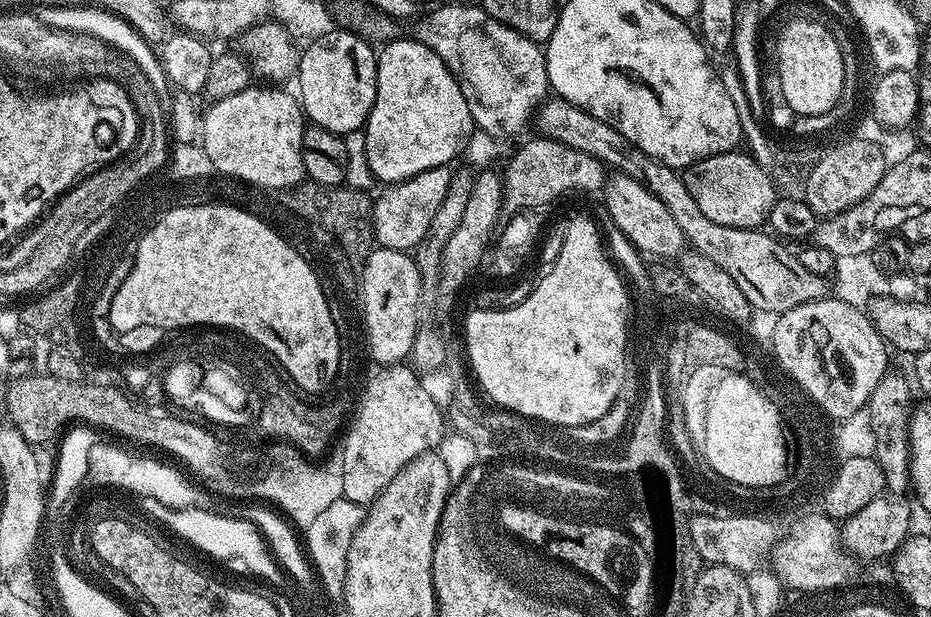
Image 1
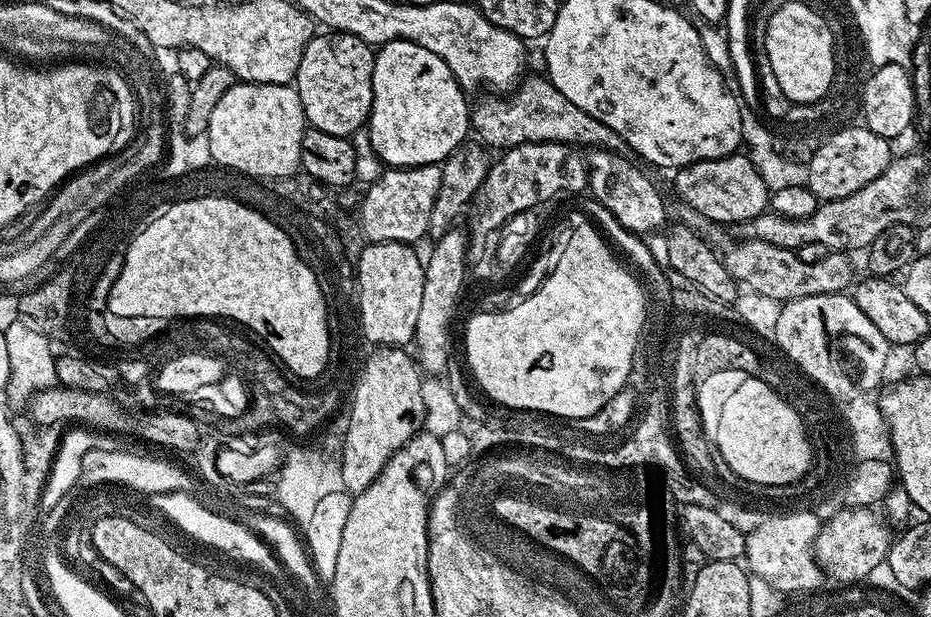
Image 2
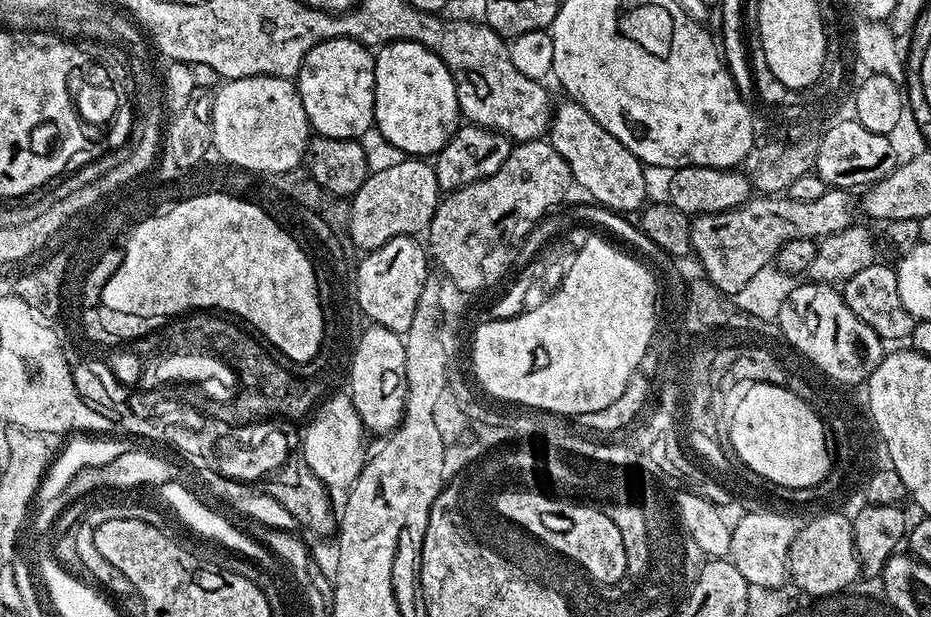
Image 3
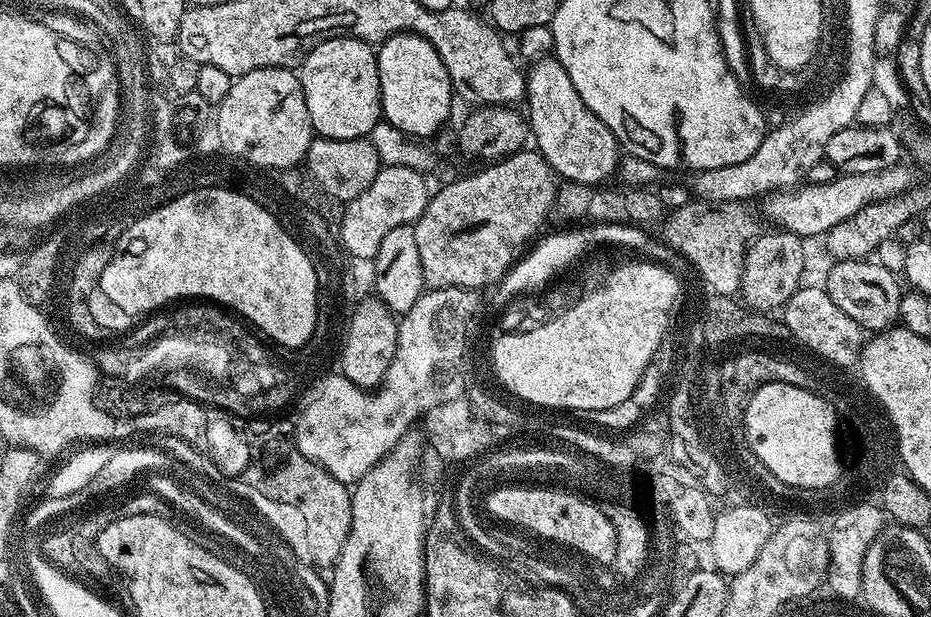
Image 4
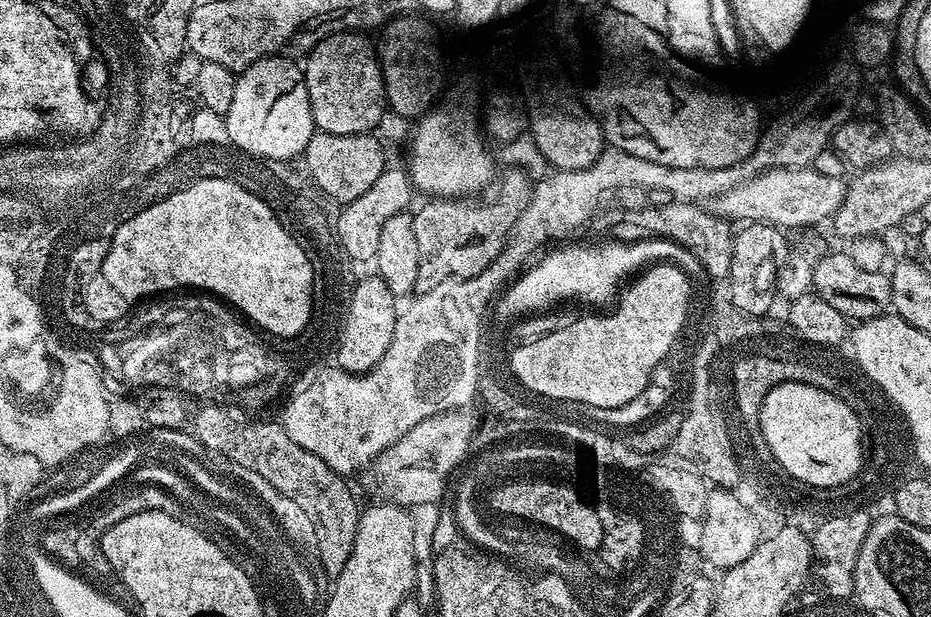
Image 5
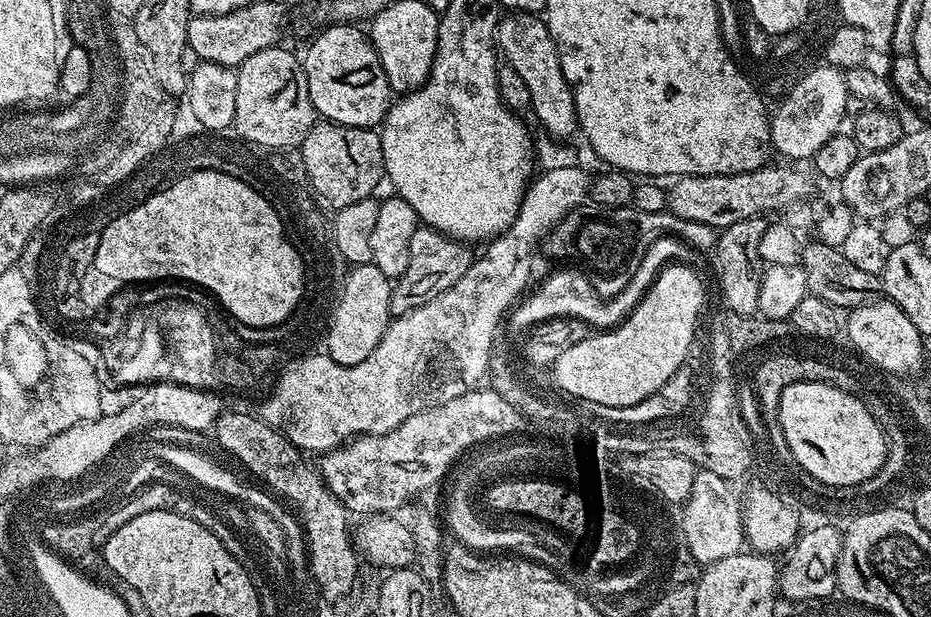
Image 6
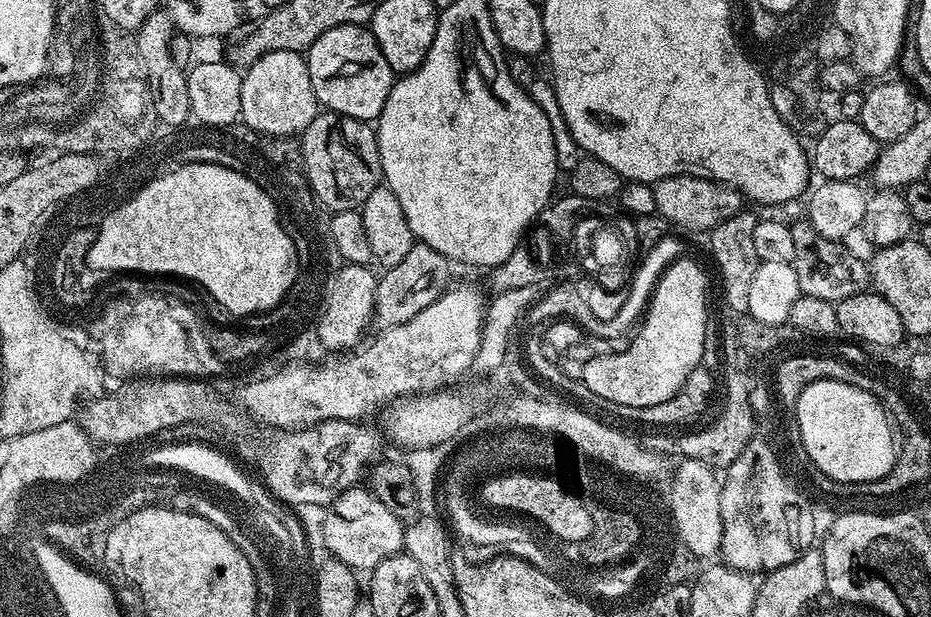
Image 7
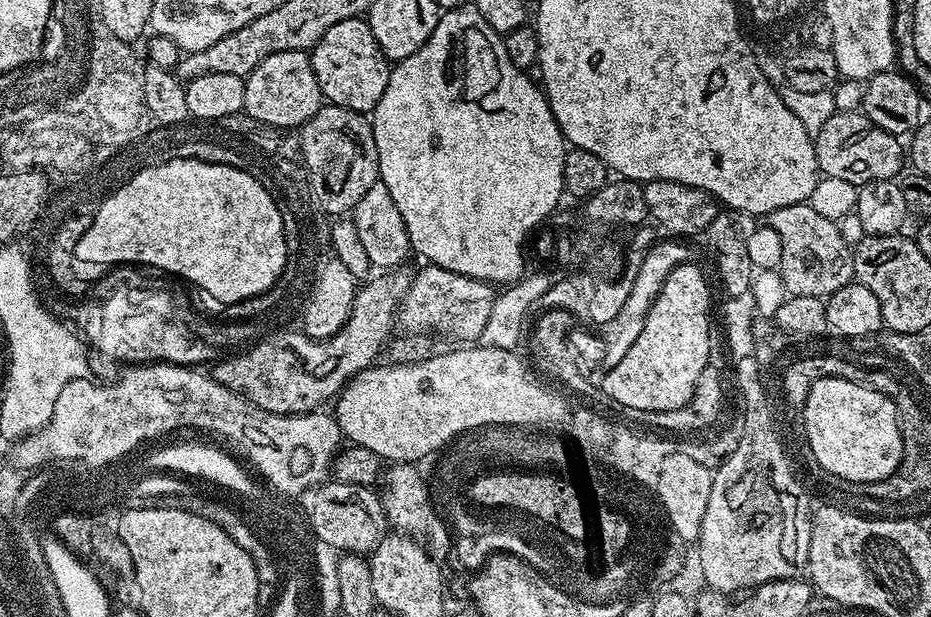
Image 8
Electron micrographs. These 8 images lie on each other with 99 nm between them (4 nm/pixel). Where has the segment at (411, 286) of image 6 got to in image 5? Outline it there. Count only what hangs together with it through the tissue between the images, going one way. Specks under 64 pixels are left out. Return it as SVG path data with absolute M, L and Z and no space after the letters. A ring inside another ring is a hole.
M520 168L497 175L475 198L432 198L412 212L418 242L418 278L415 291L429 292L447 280L465 280L482 274L504 249L518 218L532 197L534 184Z

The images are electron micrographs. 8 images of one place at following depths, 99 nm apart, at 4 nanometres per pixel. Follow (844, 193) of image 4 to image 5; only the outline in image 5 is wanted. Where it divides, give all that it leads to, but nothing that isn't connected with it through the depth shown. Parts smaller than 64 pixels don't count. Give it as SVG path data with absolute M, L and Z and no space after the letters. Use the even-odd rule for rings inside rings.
M811 166L807 168L771 168L769 172L760 172L754 178L734 186L734 190L726 190L726 194L718 194L718 198L710 201L710 210L729 222L747 222L750 224L773 224L781 230L801 230L823 225L823 220L831 221L844 202L845 181L841 178L826 178L826 174L818 174Z

